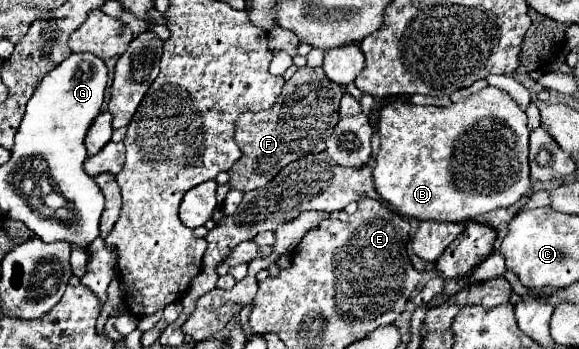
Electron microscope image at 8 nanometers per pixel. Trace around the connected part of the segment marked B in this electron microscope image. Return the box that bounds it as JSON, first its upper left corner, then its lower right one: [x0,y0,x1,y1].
[373,87,531,223]

